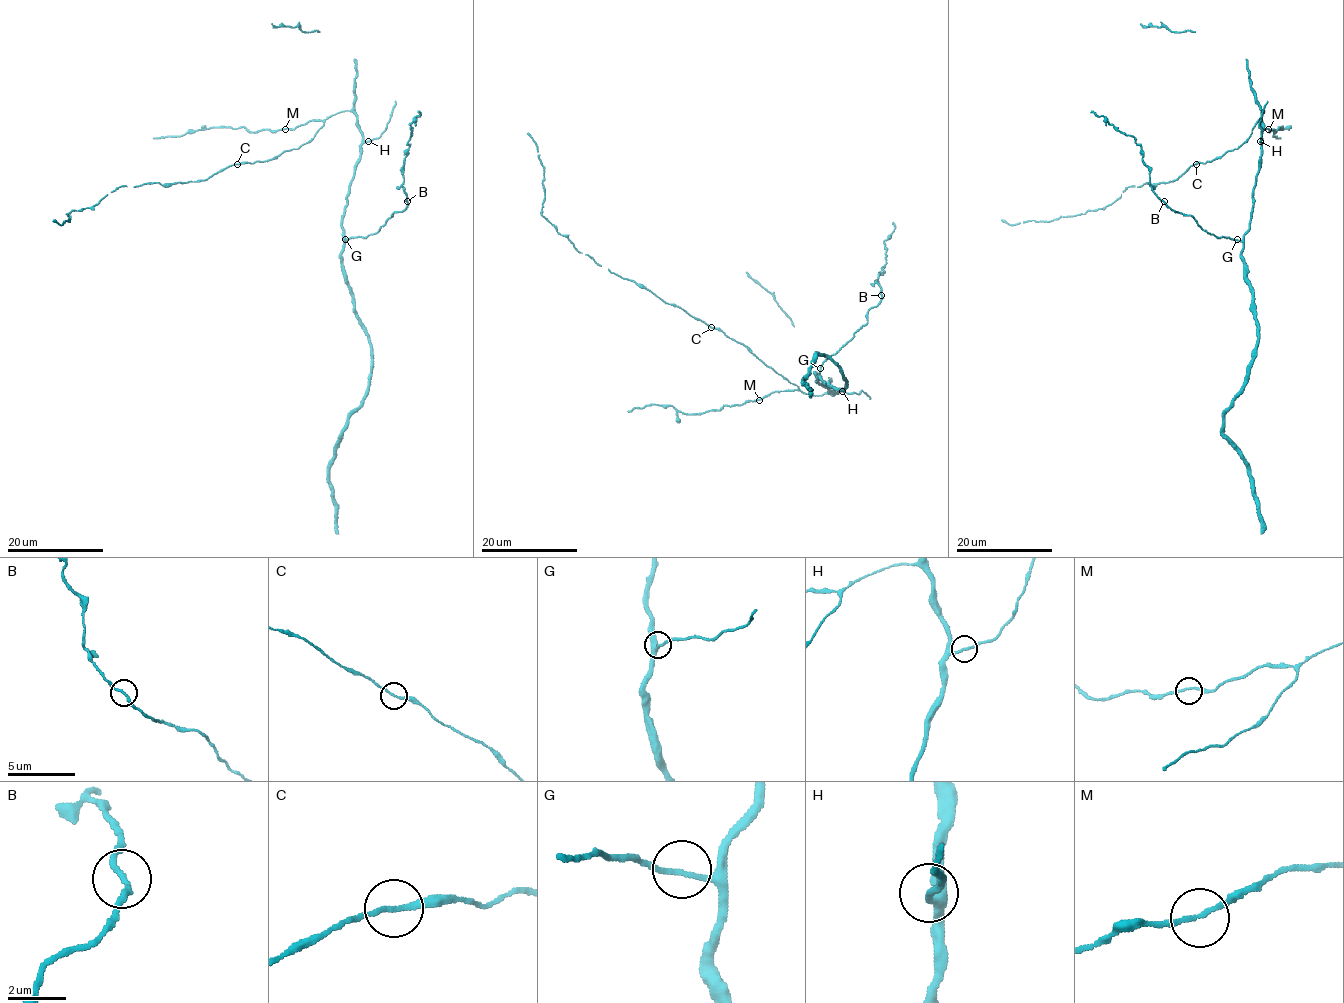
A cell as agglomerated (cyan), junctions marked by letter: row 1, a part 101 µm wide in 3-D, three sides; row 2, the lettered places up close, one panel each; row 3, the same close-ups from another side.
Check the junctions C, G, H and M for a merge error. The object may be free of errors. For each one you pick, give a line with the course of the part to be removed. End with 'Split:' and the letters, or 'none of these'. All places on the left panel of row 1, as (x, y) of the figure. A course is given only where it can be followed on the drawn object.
Split: none of these

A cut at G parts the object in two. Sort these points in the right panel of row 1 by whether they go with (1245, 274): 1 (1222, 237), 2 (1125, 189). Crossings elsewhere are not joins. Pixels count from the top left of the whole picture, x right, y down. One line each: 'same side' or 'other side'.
1: other side
2: same side

